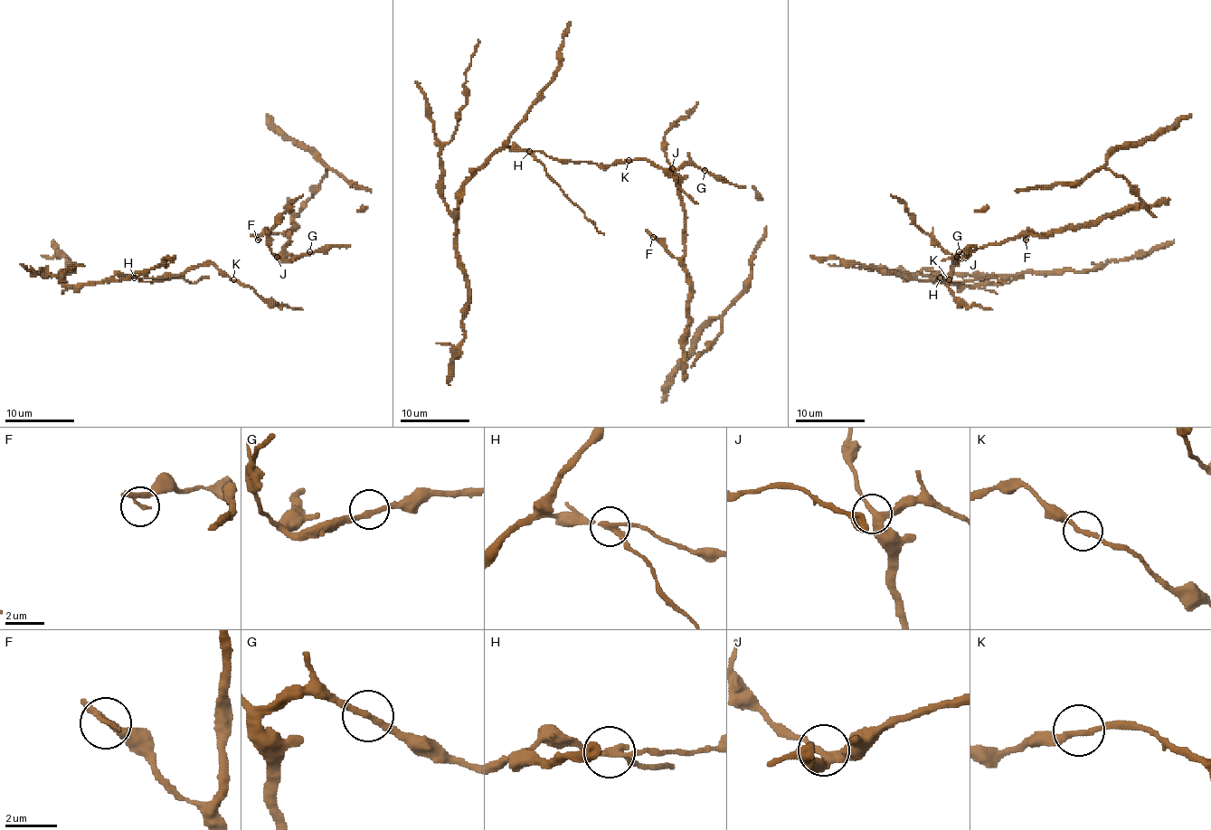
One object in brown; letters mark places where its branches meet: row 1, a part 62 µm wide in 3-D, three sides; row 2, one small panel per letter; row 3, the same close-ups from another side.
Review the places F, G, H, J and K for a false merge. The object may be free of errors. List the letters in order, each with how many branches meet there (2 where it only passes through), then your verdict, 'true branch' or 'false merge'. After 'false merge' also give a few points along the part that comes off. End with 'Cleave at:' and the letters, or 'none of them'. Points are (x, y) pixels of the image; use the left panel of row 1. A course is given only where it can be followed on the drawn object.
F: branches 2; true branch
G: branches 2; true branch
H: branches 3; false merge; course (133, 278), (149, 281), (184, 278), (194, 283), (208, 276)
J: branches 3; true branch
K: branches 2; true branch
Cleave at: H

